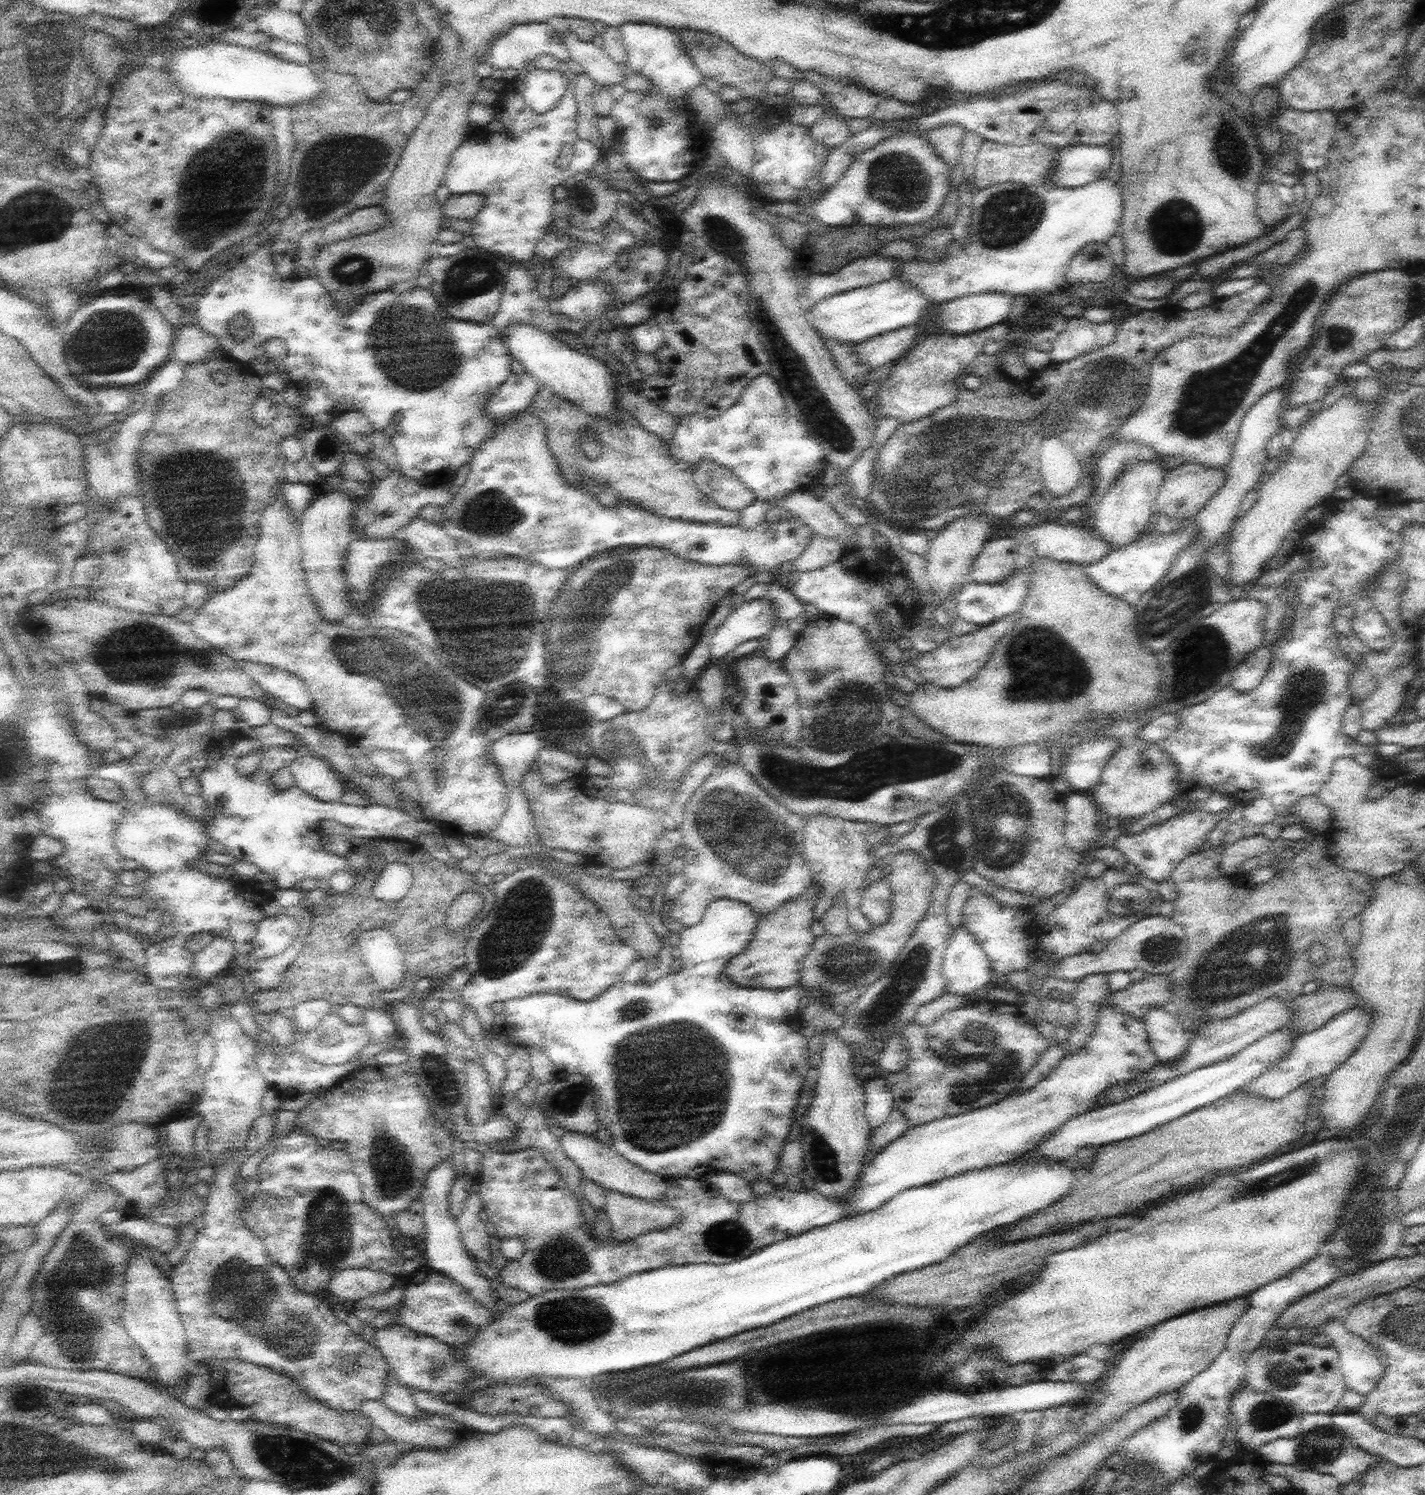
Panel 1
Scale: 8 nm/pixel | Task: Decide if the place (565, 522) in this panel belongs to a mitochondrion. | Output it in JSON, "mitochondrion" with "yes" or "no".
{"mitochondrion":"no"}

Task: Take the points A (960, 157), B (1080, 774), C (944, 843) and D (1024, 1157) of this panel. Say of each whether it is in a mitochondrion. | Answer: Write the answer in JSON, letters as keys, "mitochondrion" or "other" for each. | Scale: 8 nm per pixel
{"A":"other","B":"other","C":"mitochondrion","D":"other"}

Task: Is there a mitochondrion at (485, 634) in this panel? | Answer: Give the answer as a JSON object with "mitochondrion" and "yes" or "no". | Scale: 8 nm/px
{"mitochondrion":"yes"}

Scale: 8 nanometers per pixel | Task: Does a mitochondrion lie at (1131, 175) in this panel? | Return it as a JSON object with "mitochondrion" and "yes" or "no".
{"mitochondrion":"no"}

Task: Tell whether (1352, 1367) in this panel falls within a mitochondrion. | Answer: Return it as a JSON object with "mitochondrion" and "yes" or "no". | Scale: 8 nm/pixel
{"mitochondrion":"no"}

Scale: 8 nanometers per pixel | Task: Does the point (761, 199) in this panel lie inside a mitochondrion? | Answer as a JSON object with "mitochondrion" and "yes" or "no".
{"mitochondrion":"no"}

